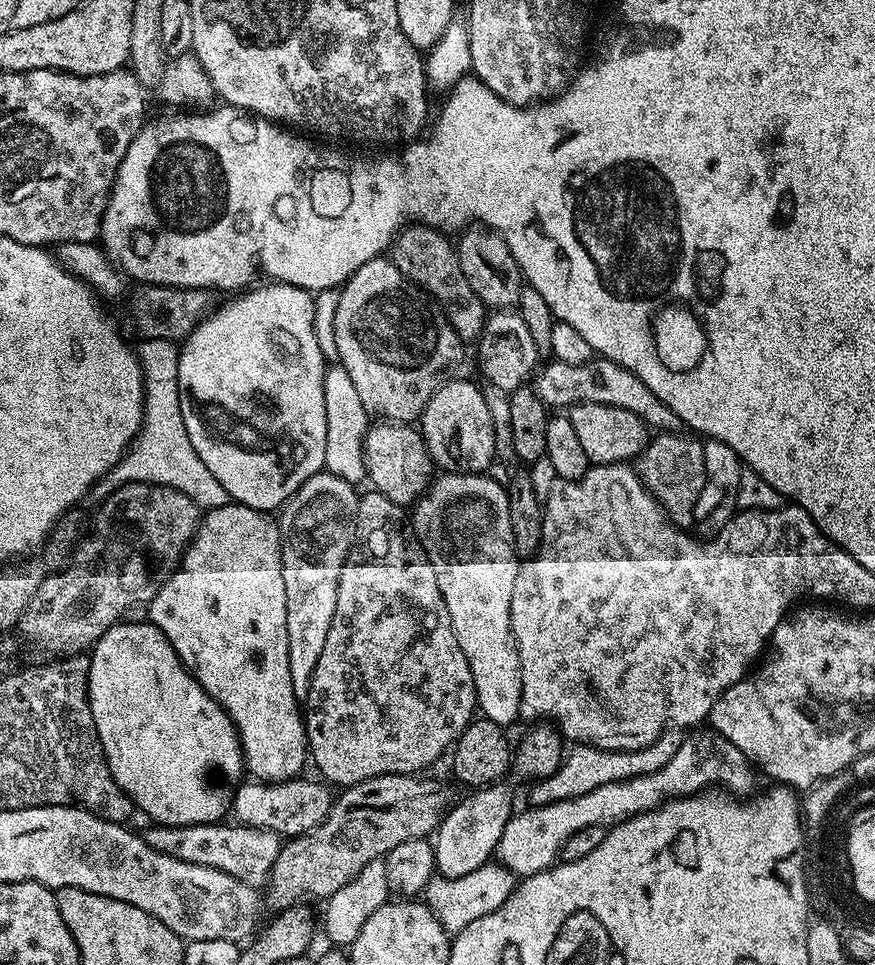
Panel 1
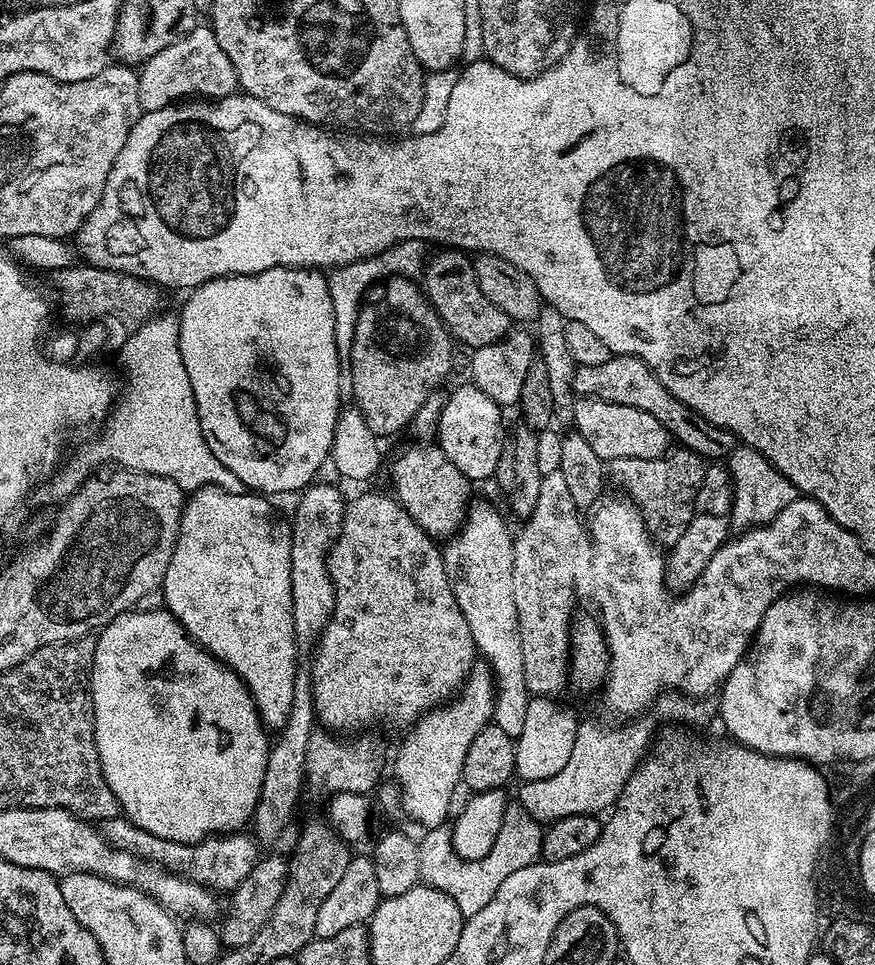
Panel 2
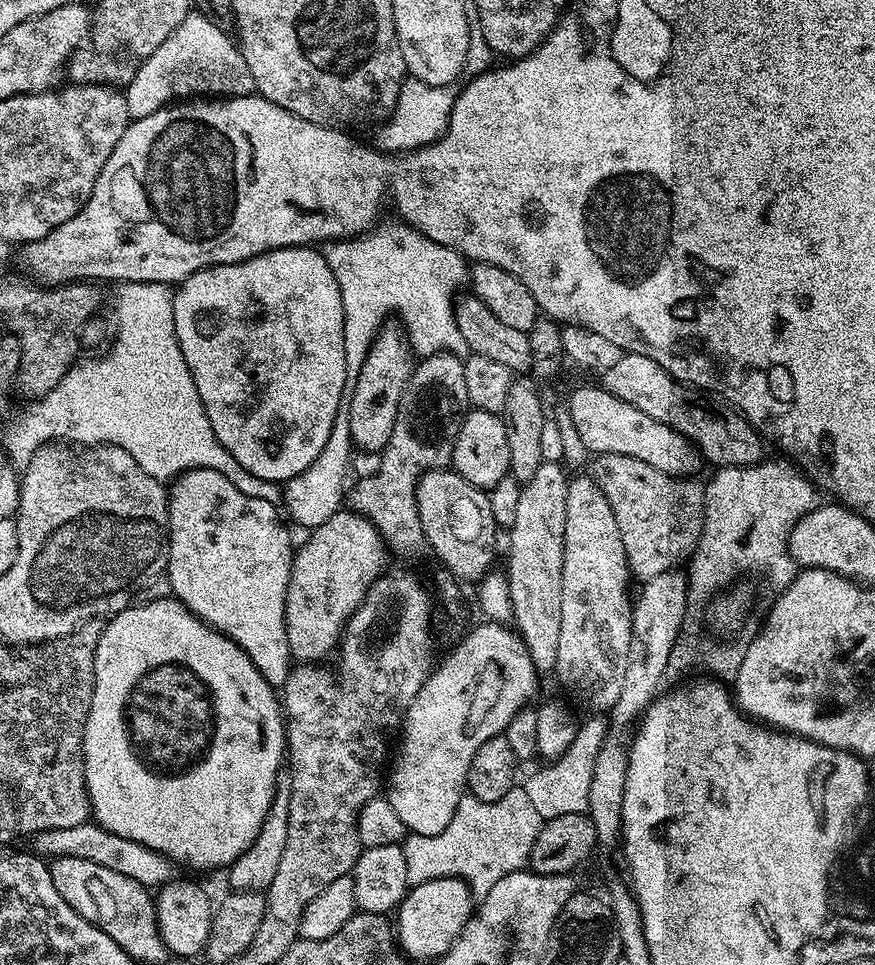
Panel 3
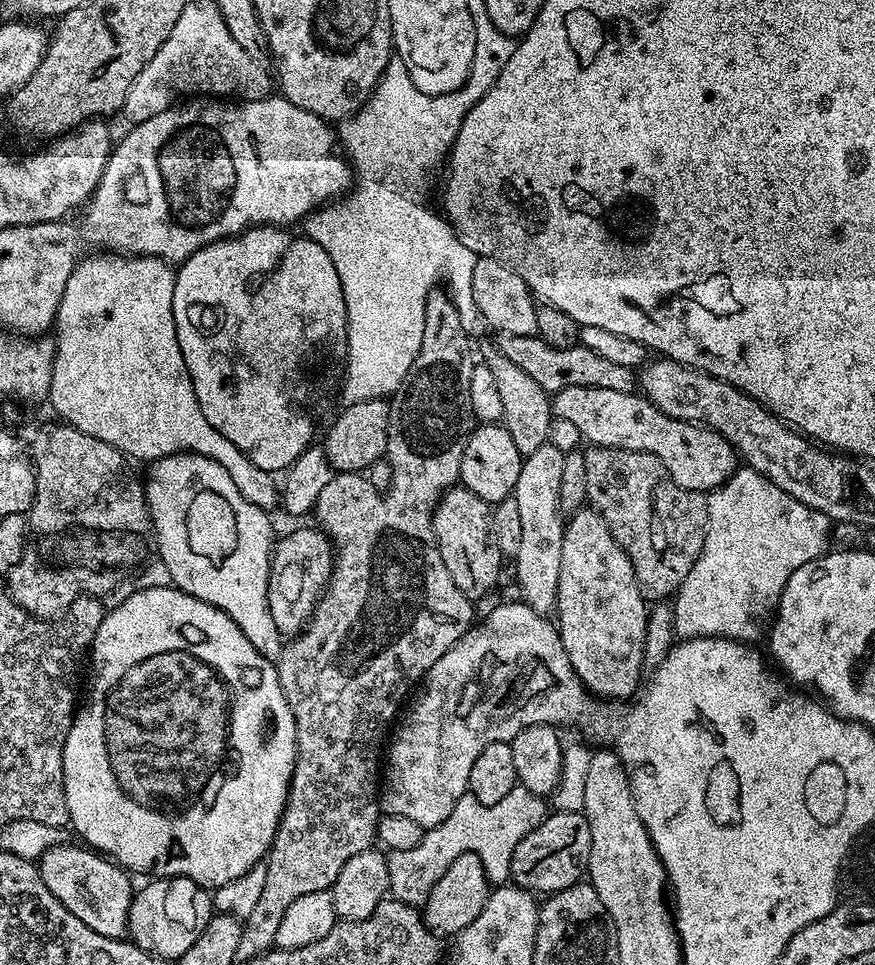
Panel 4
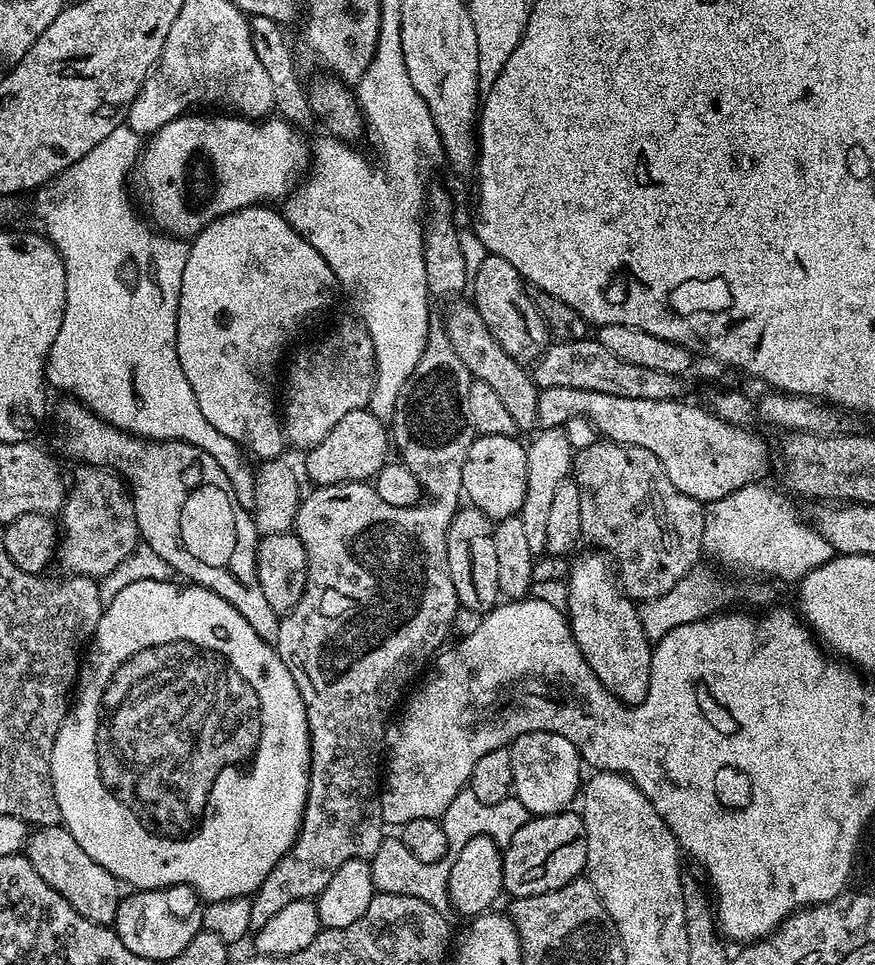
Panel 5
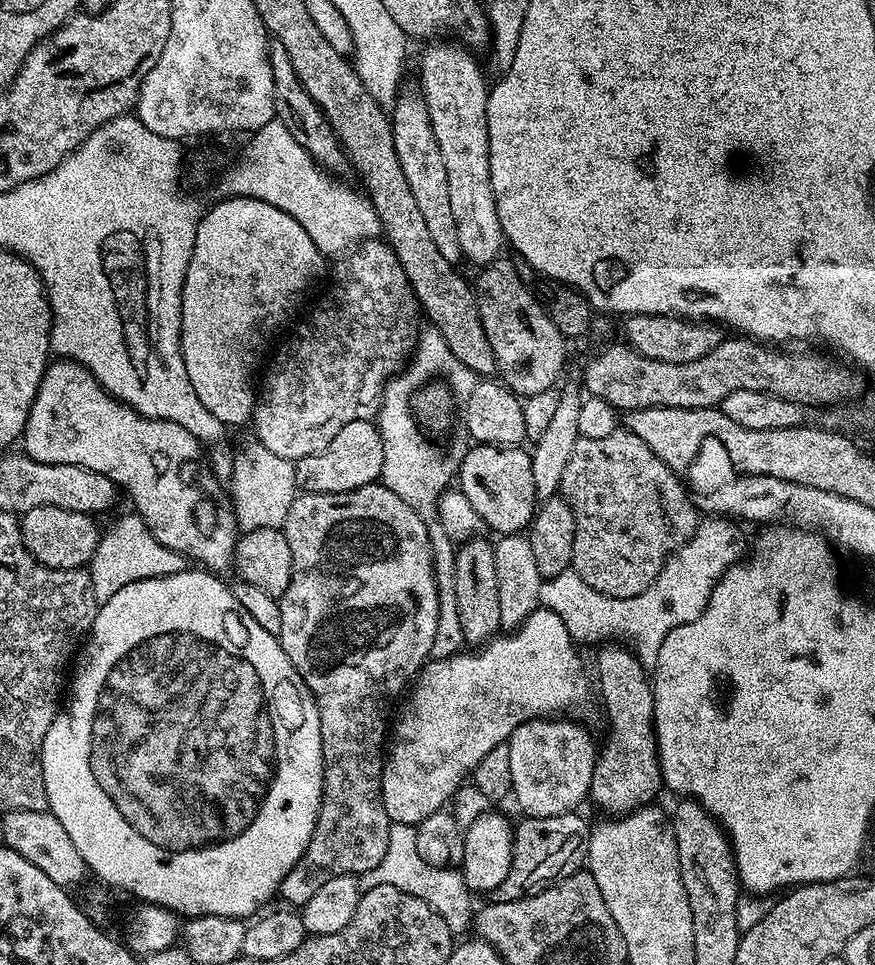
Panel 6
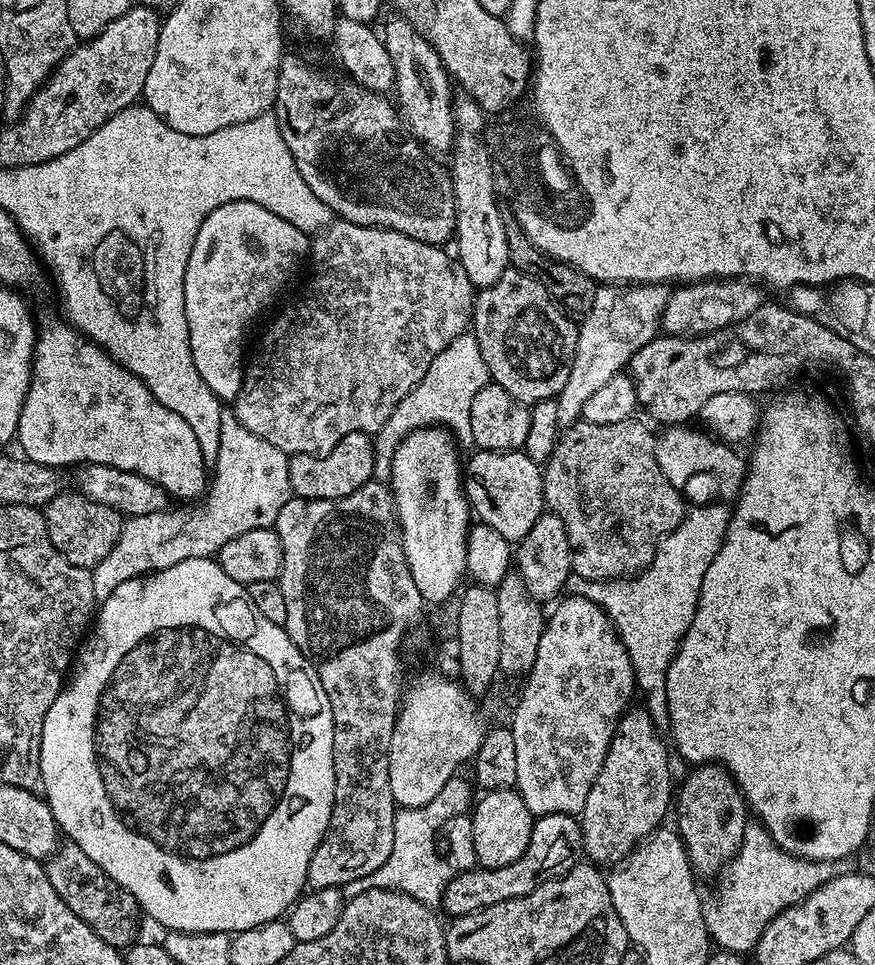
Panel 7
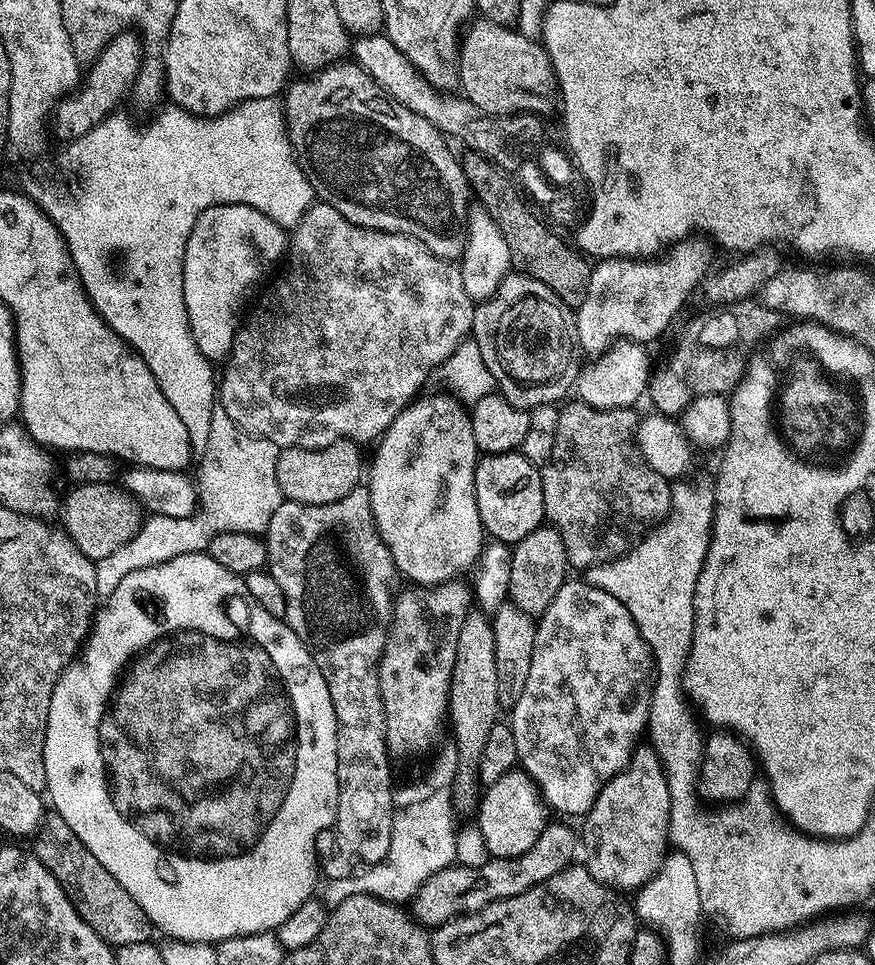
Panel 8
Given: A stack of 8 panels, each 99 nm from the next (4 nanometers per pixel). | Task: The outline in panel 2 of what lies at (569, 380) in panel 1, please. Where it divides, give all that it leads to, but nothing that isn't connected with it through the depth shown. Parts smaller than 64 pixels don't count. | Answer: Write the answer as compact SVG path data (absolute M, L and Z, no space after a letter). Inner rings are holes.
M613 354L606 362L598 366L579 366L572 378L572 390L577 397L618 402L618 406L635 406L637 410L646 410L650 418L658 418L668 432L669 437L679 447L689 448L694 454L708 462L720 462L737 447L736 437L731 436L724 428L714 426L697 412L689 412L681 400L674 398L658 382L653 374L637 356L618 356Z

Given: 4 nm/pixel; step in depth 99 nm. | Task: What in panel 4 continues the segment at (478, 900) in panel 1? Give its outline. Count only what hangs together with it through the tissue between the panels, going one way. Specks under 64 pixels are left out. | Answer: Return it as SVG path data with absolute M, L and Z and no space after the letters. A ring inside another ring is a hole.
M519 786L510 790L502 802L494 802L494 806L482 806L482 802L471 794L458 798L454 810L450 810L450 818L443 820L437 828L427 829L418 846L387 853L391 899L423 906L438 878L446 874L450 862L467 852L478 854L493 885L503 885L512 875L512 859L518 842L550 815L549 805L544 804L547 804L545 797Z

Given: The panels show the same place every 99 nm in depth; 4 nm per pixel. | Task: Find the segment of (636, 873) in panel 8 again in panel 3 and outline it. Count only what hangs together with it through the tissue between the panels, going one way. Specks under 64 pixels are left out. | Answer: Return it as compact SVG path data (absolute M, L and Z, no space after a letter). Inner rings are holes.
M576 474L571 477L566 486L566 526L564 527L564 549L562 550L562 586L560 587L560 629L558 630L558 654L554 676L560 679L560 684L580 704L589 708L589 713L604 714L618 702L618 694L622 694L624 671L628 665L628 656L632 653L632 605L633 597L628 596L628 559L622 546L622 534L618 534L618 522L614 522L614 510L610 510L610 502L606 502L606 494L598 490L598 482L594 482L591 474Z

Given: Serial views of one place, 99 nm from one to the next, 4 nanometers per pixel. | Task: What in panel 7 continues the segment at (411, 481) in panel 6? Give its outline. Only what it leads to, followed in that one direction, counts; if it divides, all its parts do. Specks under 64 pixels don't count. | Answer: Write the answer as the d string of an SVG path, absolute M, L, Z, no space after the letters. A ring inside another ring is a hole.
M475 335L459 336L454 343L443 348L434 358L434 362L430 362L430 370L426 370L422 382L418 382L418 386L414 386L414 390L410 390L410 394L406 394L402 402L398 402L394 414L390 414L387 422L380 427L374 440L376 446L375 479L384 482L391 477L394 450L402 442L404 436L409 436L411 432L419 428L443 426L457 441L471 441L470 402L474 402L474 394L478 394L478 390L482 390L482 386L486 386L489 382L488 367L482 359L482 350L478 350Z

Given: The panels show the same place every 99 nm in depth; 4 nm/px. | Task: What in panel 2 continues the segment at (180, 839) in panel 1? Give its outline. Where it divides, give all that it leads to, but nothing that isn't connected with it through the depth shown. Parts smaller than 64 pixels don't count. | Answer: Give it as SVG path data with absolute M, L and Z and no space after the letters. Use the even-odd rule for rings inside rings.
M123 815L115 816L112 820L105 820L99 825L100 835L107 844L125 852L127 856L136 856L146 864L155 864L166 872L173 872L176 876L186 878L190 882L198 882L204 888L211 888L217 894L230 894L254 870L258 859L258 844L251 835L221 834L206 836L196 844L170 842L170 838L158 838L150 834L150 830L142 830L142 826L134 826Z

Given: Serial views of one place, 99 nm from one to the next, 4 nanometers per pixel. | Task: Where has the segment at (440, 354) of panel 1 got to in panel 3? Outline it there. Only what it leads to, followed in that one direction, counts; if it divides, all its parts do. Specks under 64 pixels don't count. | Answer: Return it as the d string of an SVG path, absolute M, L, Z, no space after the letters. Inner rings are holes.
M388 322L376 333L374 342L366 354L366 362L351 385L348 412L348 428L353 445L360 452L381 453L390 442L390 430L398 418L398 406L404 386L412 377L414 353L407 335L399 323Z

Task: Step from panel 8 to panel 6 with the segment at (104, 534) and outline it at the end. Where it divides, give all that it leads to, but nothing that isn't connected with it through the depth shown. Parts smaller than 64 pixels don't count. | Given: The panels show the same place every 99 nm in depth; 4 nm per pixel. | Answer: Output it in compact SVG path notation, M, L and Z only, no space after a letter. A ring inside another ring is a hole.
M50 505L35 506L19 517L24 549L31 552L38 563L45 564L48 568L83 569L92 563L92 556L102 535L102 528L92 520L95 519L86 512L75 512Z

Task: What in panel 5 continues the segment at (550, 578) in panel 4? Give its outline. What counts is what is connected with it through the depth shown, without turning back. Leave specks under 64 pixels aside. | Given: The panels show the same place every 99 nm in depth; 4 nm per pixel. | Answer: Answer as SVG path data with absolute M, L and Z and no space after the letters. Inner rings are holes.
M563 427L545 428L537 431L532 438L532 444L527 445L526 502L522 502L519 516L522 518L526 543L529 544L532 553L540 554L547 546L546 526L548 526L549 509L552 507L554 494L557 493L562 481L569 479L574 468L574 450L570 446L570 438L566 438Z

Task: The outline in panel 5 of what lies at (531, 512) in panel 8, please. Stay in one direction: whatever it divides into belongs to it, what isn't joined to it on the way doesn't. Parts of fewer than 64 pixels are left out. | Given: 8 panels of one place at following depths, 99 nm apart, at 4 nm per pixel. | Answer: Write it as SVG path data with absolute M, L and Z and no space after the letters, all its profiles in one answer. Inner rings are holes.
M482 436L473 439L470 450L466 450L466 462L462 462L463 495L471 507L482 510L493 522L519 516L522 502L526 502L526 470L528 469L528 450L519 444L516 436Z

